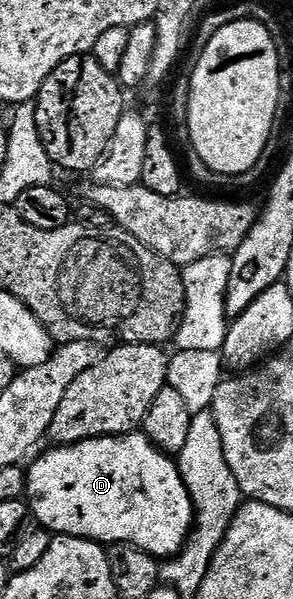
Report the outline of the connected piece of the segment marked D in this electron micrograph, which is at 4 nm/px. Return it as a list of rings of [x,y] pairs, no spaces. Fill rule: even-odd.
[[[128,433],[125,435],[105,435],[102,437],[92,437],[81,441],[80,443],[73,443],[70,445],[55,445],[50,448],[52,451],[44,453],[40,459],[32,458],[30,460],[31,468],[28,466],[25,471],[27,479],[27,489],[25,498],[31,508],[31,514],[34,522],[40,523],[43,527],[48,527],[49,530],[55,531],[56,536],[72,535],[78,539],[93,539],[96,543],[110,545],[112,543],[132,543],[143,550],[156,557],[174,557],[178,555],[179,550],[183,548],[184,543],[187,542],[187,536],[191,532],[193,526],[193,508],[191,506],[191,498],[189,497],[183,478],[179,472],[176,460],[165,452],[160,451],[159,448],[154,447],[147,436],[142,433]]]

